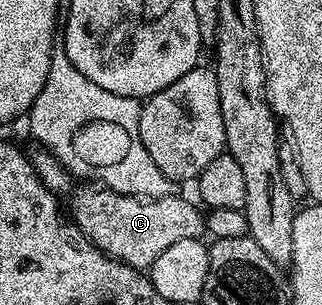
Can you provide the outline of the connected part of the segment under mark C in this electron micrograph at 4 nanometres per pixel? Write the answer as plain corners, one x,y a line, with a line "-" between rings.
37,149
37,152
32,152
31,158
38,177
48,185
50,191
62,193
61,191
70,190
67,211
68,214
69,211
73,214
70,216
77,228
104,255
111,256
119,263
147,269
155,261
155,257
159,257
159,253
164,253
166,249
171,249
175,241
201,239
206,234
206,216
202,208
196,202
193,204
191,200
184,199
184,194
143,199
135,195
120,195
104,185
73,187
74,176
58,163
52,151

